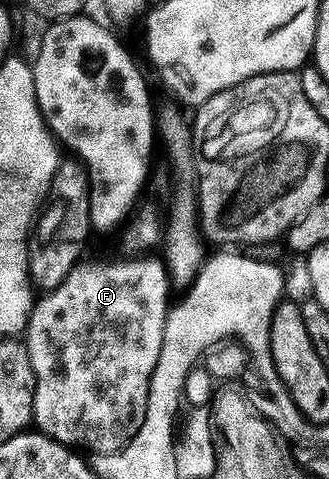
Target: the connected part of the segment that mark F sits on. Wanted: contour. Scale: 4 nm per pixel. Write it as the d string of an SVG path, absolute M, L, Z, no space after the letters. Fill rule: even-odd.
M125 255L122 261L88 261L88 259L82 259L73 266L68 275L60 281L53 289L42 292L40 296L34 300L33 309L29 313L29 323L23 330L23 340L25 346L29 349L29 358L31 359L31 367L35 371L35 379L37 380L37 386L35 387L35 403L33 404L33 421L36 428L40 432L47 434L48 437L54 437L56 441L61 442L62 445L70 447L78 447L82 445L85 449L94 449L95 452L101 453L100 455L113 455L117 450L124 449L127 442L129 442L134 435L139 431L139 427L143 427L143 419L145 418L145 412L147 411L147 395L149 394L149 380L151 375L155 371L155 363L159 359L159 351L161 350L161 344L163 343L163 331L165 330L165 322L167 318L167 308L170 306L169 301L169 289L171 290L171 282L168 274L165 271L164 260L158 259L157 261L153 255Z

